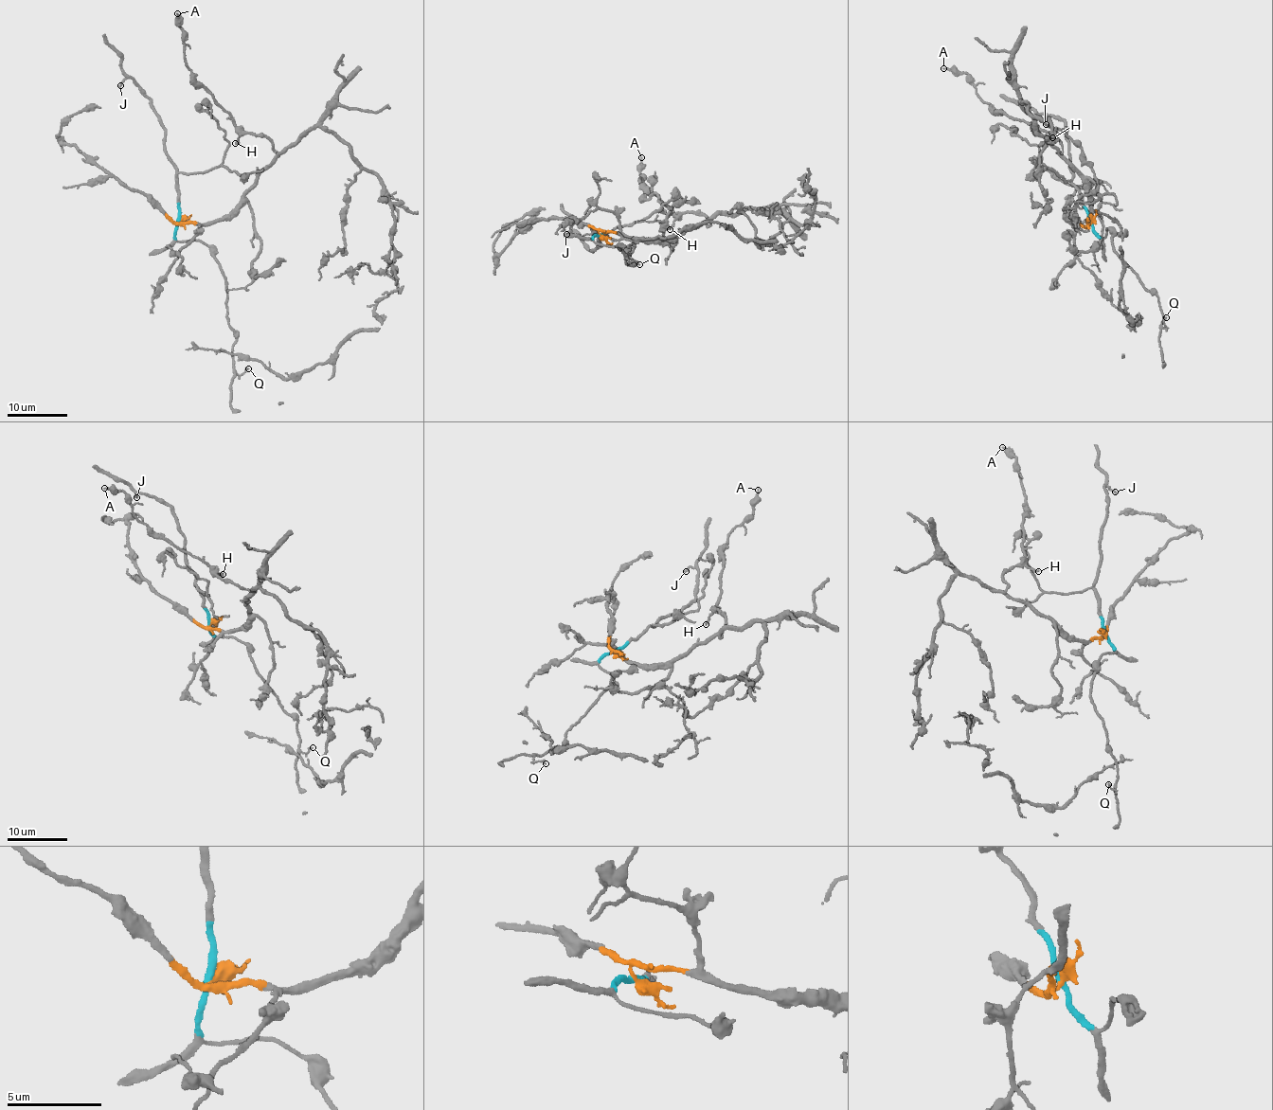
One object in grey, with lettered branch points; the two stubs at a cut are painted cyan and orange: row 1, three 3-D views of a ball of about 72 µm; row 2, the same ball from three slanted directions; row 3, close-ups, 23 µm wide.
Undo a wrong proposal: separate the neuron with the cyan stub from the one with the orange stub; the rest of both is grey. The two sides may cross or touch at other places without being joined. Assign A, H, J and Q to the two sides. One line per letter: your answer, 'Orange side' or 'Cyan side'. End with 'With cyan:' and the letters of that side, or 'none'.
A: Orange side
H: Orange side
J: Cyan side
Q: Cyan side
With cyan: J, Q

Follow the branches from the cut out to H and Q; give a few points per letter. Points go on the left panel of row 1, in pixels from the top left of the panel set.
H: (179, 222), (202, 223), (224, 218), (278, 155), (267, 138), (250, 133), (240, 136), (235, 143)
Q: (179, 222), (176, 240), (203, 241), (219, 264), (228, 324), (236, 339), (233, 369), (242, 375), (248, 368)

